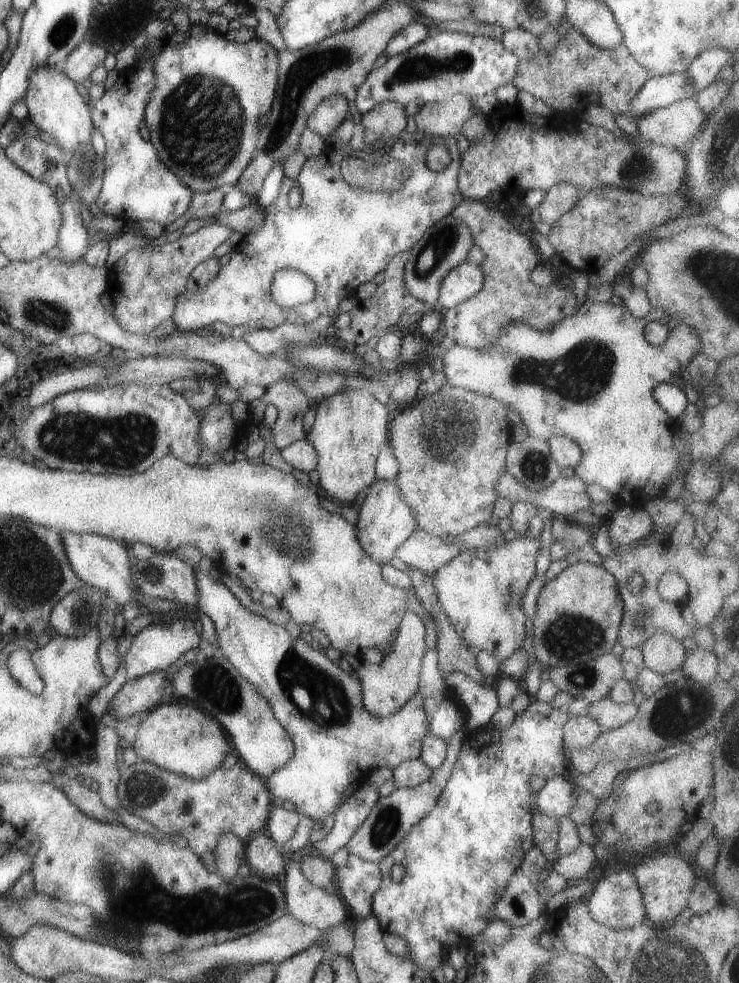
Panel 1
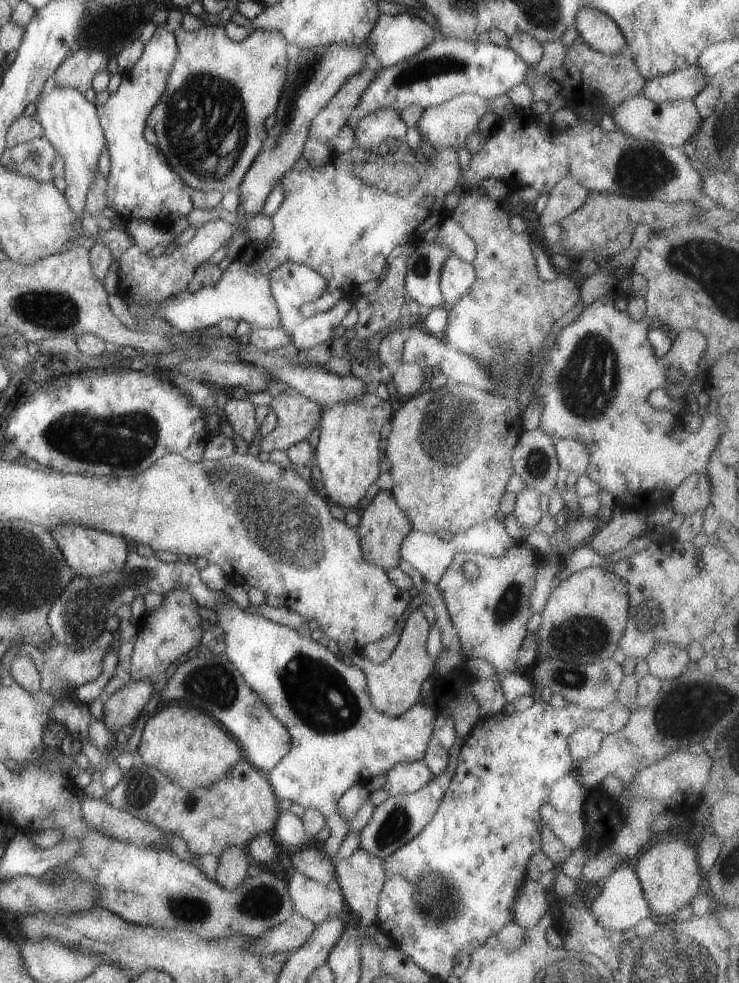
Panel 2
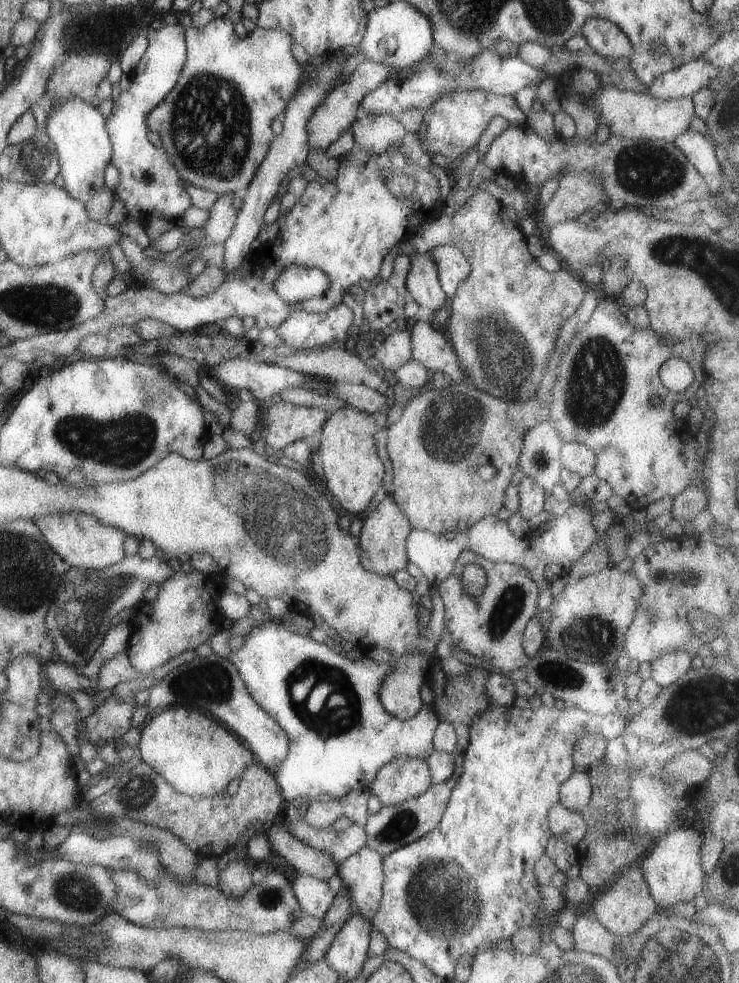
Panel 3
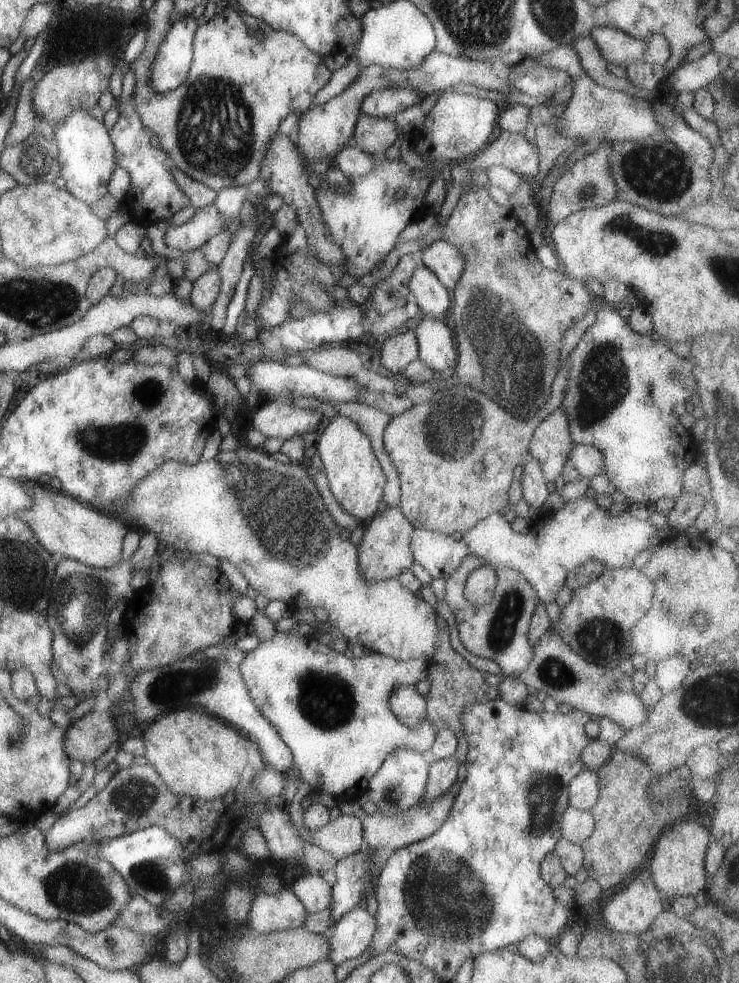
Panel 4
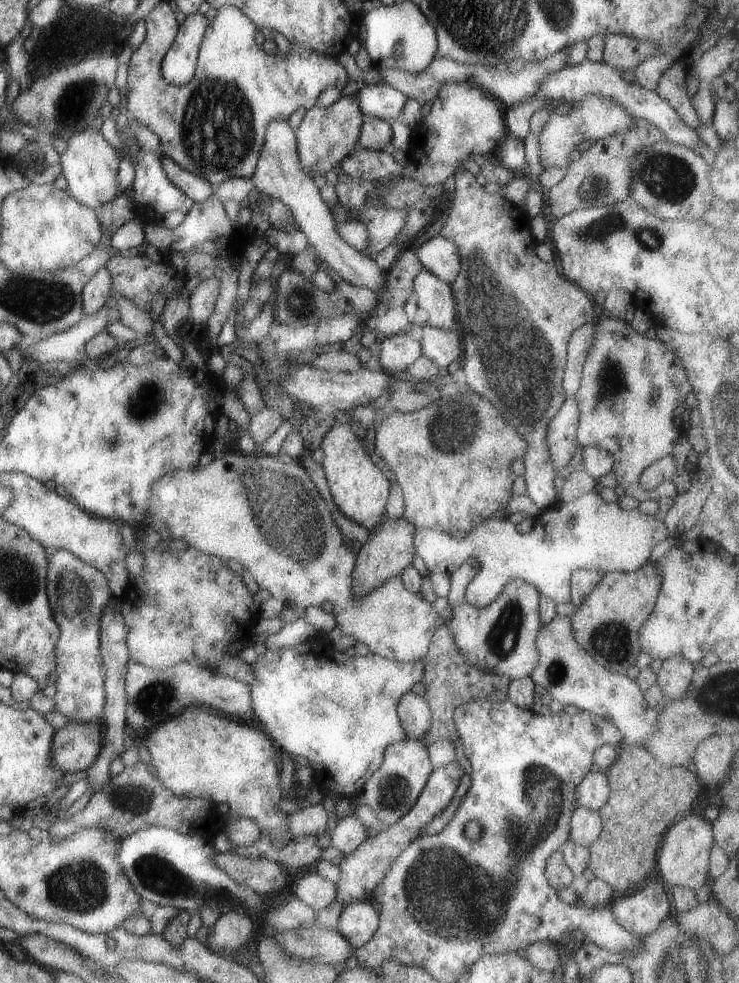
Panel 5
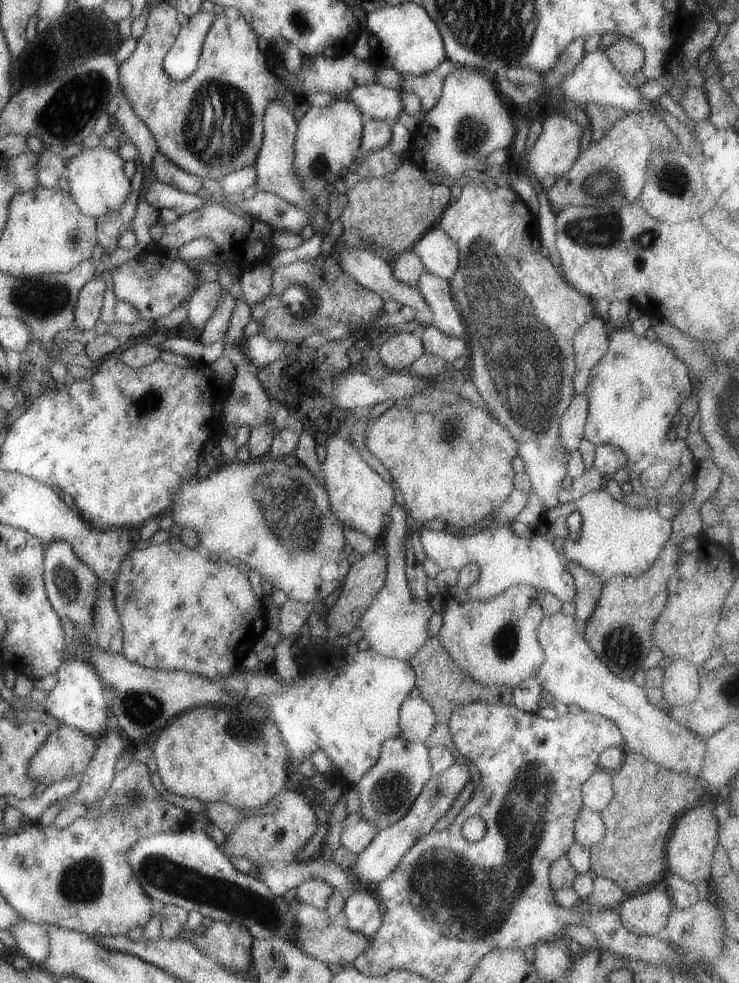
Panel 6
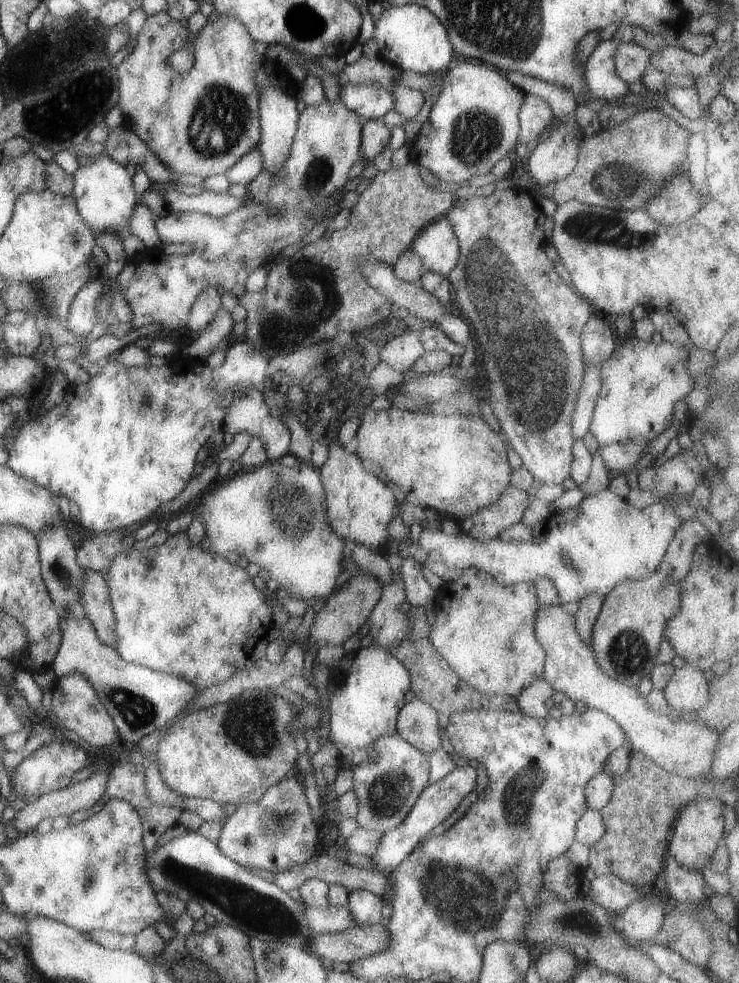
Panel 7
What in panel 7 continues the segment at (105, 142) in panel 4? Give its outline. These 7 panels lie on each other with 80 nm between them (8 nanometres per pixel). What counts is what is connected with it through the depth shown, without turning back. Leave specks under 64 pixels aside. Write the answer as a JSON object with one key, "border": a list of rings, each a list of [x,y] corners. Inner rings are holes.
{"border":[[[106,155],[103,158],[97,158],[93,164],[79,165],[69,177],[72,184],[71,195],[74,198],[78,215],[94,236],[104,230],[116,232],[120,238],[123,232],[128,233],[127,224],[131,220],[133,206],[137,200],[131,177],[125,171],[124,166],[117,164]]]}

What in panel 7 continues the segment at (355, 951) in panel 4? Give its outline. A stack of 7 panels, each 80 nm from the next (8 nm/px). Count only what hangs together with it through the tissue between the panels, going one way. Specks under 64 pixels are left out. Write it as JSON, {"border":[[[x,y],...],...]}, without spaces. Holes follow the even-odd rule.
{"border":[[[354,890],[348,894],[346,907],[355,924],[359,926],[374,925],[382,922],[381,908],[384,898],[364,890]]]}

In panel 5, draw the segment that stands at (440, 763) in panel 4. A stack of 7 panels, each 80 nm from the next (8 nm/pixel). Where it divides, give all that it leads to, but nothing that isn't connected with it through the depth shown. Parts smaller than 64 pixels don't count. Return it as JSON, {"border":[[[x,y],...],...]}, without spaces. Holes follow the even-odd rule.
{"border":[[[455,759],[449,764],[432,769],[423,790],[414,800],[412,807],[397,822],[385,827],[376,835],[367,837],[353,852],[343,857],[338,864],[339,878],[335,892],[335,899],[340,902],[342,908],[351,901],[369,898],[373,887],[384,877],[386,870],[393,864],[399,853],[405,850],[413,839],[418,838],[417,835],[428,822],[449,804],[463,775]]]}

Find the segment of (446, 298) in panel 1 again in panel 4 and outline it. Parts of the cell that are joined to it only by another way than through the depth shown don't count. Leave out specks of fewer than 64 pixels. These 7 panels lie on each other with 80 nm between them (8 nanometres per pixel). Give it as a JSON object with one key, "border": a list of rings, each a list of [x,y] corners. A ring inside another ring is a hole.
{"border":[[[439,238],[419,250],[416,257],[418,262],[428,268],[437,277],[438,282],[451,294],[464,265],[458,248]]]}

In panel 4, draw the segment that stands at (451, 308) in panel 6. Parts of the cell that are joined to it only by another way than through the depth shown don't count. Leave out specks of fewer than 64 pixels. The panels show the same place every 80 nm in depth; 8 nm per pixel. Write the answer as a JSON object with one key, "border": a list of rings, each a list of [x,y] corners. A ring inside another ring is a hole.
{"border":[[[418,262],[411,278],[407,281],[407,286],[415,297],[414,302],[423,319],[448,322],[446,313],[451,306],[450,294],[428,268]]]}

